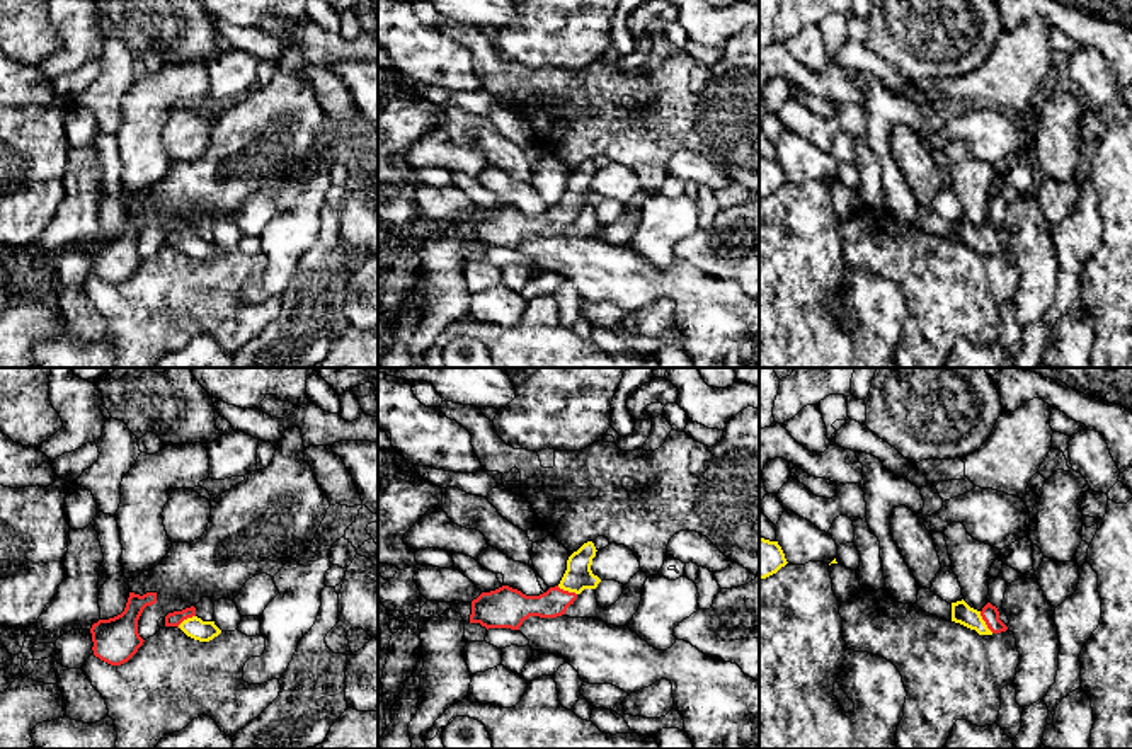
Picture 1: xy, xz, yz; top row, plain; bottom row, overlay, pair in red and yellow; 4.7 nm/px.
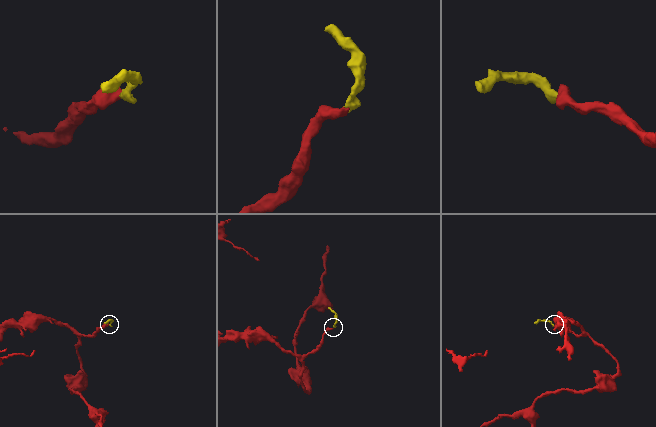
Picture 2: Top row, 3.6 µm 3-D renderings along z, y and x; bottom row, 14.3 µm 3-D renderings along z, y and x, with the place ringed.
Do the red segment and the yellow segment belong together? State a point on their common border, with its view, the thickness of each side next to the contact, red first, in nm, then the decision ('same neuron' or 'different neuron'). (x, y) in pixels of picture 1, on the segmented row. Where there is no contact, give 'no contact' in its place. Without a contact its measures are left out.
contact yz (984, 620); calibres 90 and 100 nm; same neuron

